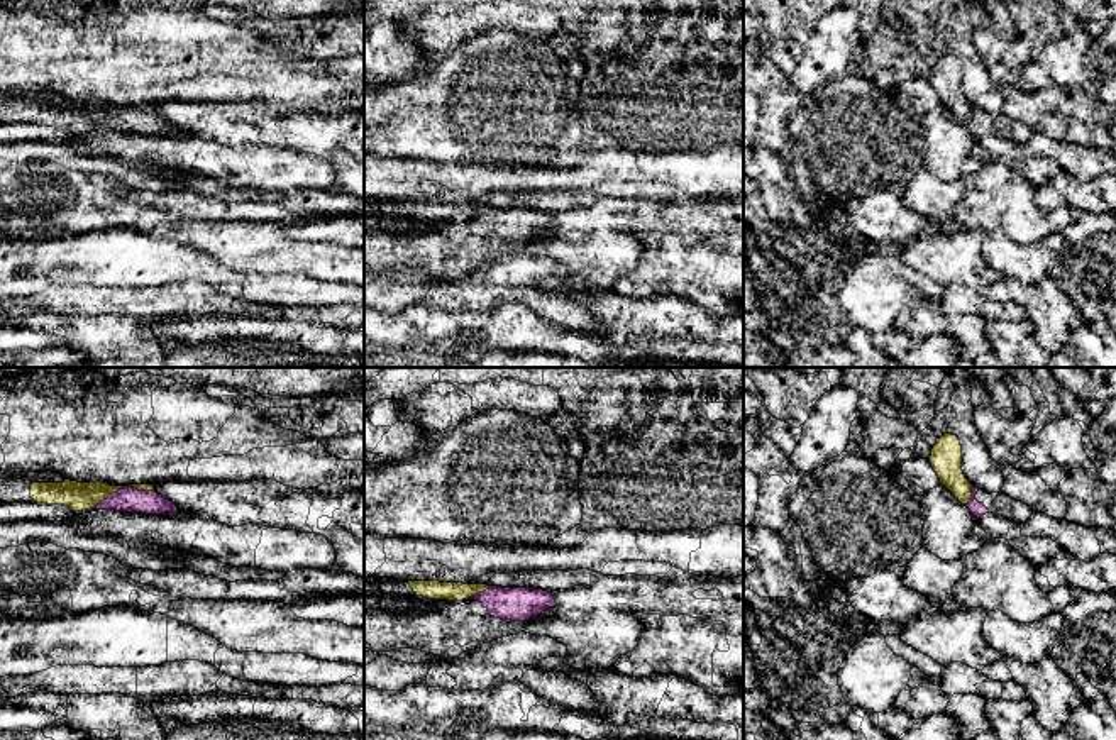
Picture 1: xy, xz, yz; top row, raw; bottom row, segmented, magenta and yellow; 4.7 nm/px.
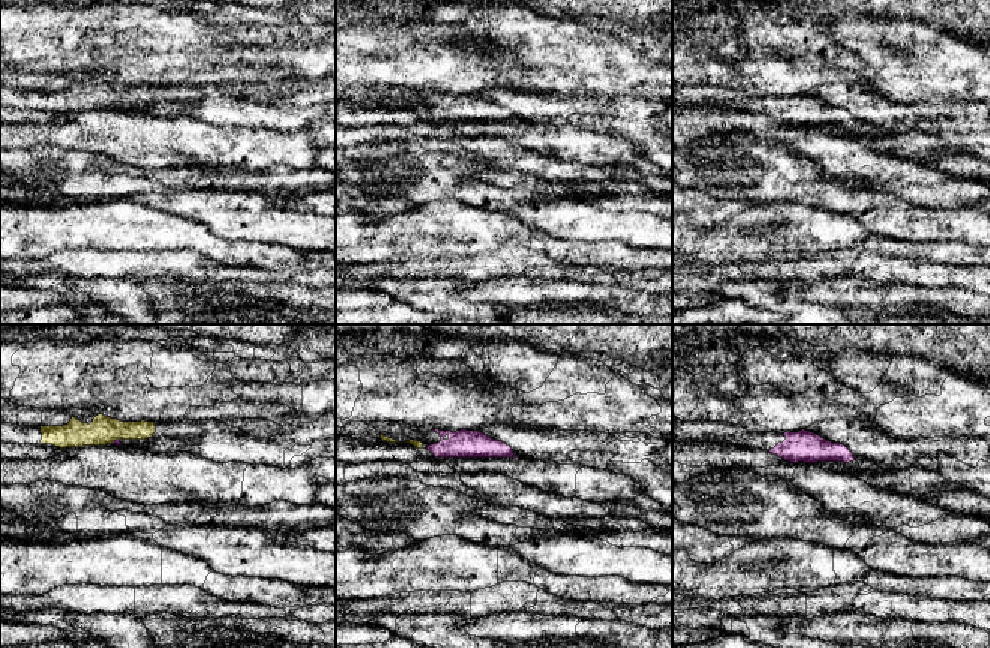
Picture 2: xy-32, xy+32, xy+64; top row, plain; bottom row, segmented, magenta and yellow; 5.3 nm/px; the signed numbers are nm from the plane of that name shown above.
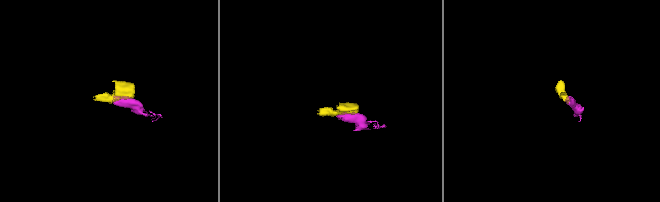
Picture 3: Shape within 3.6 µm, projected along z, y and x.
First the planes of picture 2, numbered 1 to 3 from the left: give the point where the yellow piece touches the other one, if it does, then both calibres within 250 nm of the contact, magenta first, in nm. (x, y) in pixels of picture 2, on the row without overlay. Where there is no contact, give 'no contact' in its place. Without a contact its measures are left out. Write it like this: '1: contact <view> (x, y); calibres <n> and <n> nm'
1: contact xy-32 (116, 104); calibres 30 and 150 nm
2: no contact
3: no contact

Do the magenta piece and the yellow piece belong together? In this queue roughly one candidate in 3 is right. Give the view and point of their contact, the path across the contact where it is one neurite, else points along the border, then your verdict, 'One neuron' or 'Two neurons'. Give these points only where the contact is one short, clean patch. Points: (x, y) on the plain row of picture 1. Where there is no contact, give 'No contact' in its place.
Touches magenta at xy (122, 109). Boundary: xy (153, 110), (122, 107), (93, 127). Two neurons

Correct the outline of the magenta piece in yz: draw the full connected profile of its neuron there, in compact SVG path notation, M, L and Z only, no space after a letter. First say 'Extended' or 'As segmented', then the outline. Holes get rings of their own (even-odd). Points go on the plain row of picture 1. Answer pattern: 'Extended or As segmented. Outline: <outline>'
Extended. Outline: M975 107L972 108L972 119L967 129L975 139L994 134L1018 146L1023 146L1033 135L1028 125L1013 120L1006 113L986 113Z

